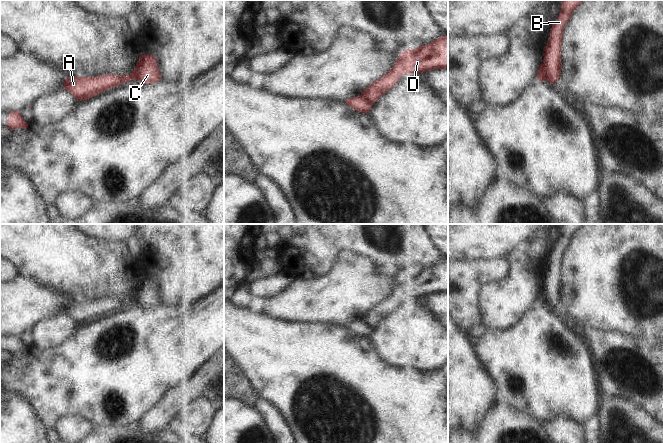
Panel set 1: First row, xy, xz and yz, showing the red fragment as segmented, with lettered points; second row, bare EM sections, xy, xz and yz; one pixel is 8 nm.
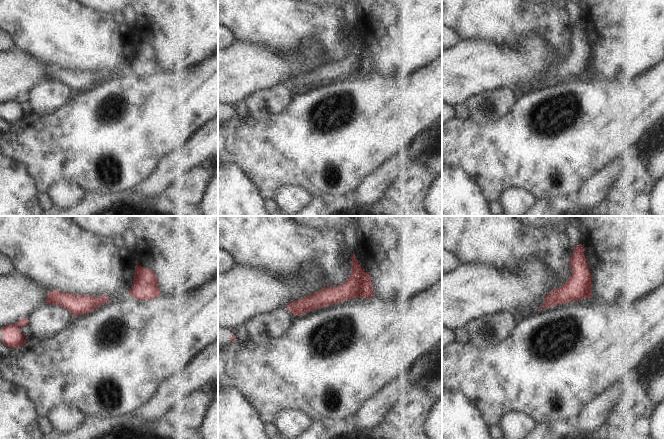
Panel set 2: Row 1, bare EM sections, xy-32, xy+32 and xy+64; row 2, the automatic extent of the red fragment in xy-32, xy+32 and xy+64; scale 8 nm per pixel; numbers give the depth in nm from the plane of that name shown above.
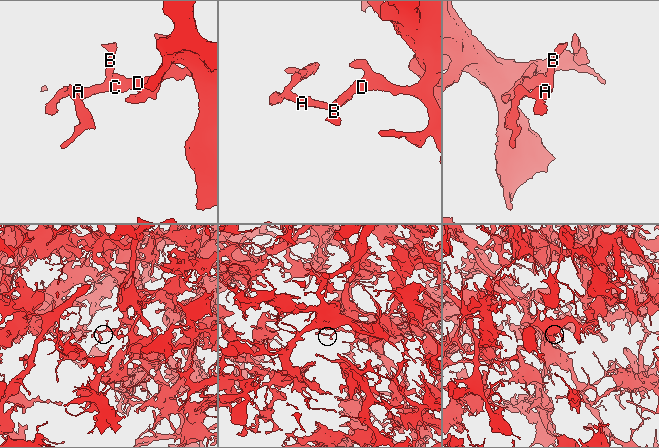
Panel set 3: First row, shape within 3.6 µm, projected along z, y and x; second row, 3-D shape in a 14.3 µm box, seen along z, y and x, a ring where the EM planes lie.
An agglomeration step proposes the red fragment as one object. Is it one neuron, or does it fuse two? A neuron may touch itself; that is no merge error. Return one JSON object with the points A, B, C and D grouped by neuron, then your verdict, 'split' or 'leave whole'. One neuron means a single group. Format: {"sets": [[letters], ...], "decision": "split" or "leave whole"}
{"sets": [["A", "B"], ["C", "D"]], "decision": "split"}

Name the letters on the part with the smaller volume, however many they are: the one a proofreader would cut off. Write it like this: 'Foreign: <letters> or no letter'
Foreign: A, B

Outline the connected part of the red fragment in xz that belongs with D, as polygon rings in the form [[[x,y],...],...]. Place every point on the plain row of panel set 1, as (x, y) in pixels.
[[[448,259],[439,261],[416,273],[406,273],[401,276],[391,294],[379,304],[372,306],[361,316],[361,319],[373,328],[395,310],[403,299],[434,293],[448,293]]]

